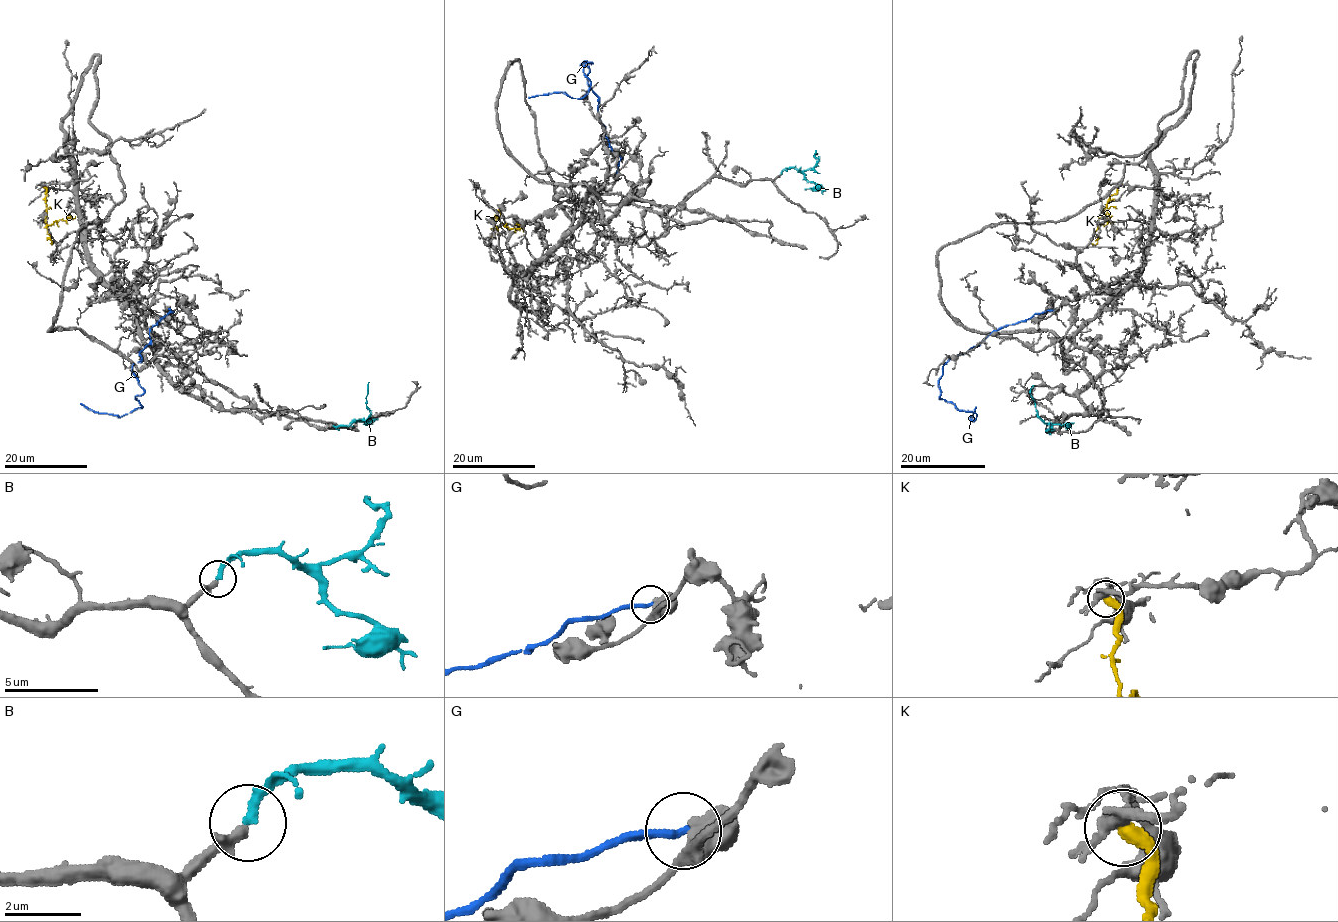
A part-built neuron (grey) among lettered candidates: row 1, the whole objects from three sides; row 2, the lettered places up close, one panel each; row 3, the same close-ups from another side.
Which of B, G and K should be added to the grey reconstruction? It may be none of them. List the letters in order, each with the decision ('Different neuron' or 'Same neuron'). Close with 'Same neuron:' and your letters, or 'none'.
B: Same neuron
G: Different neuron
K: Different neuron
Same neuron: B

